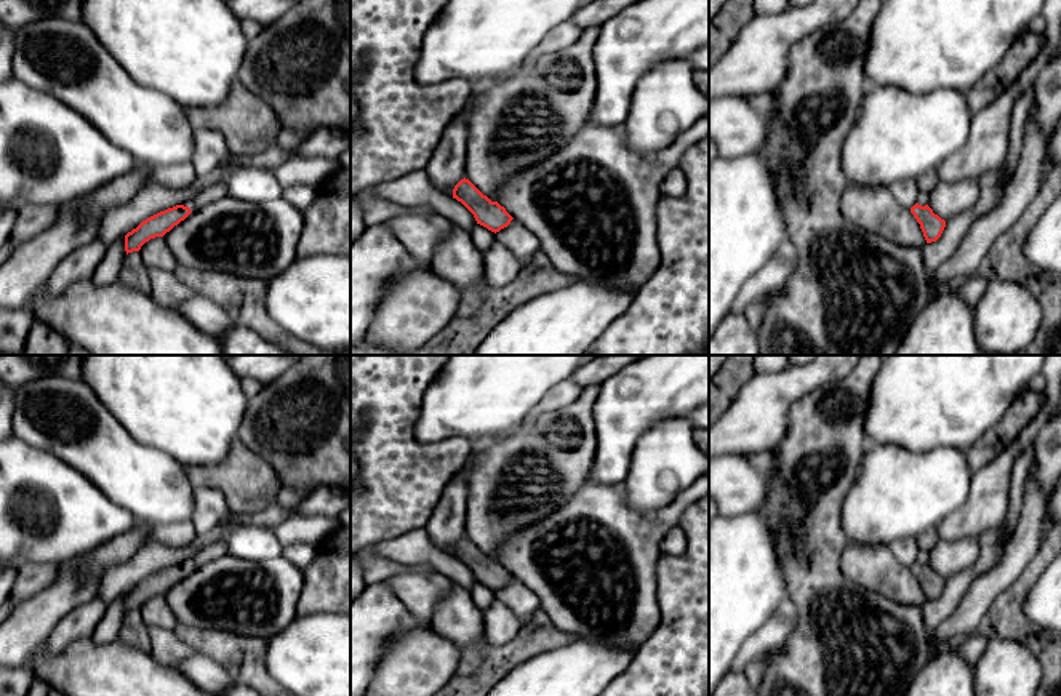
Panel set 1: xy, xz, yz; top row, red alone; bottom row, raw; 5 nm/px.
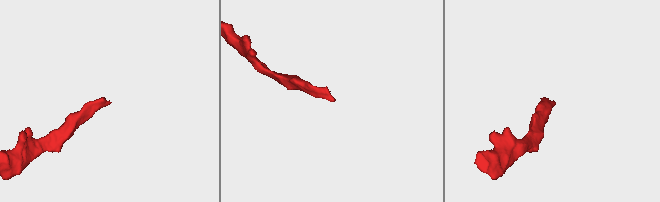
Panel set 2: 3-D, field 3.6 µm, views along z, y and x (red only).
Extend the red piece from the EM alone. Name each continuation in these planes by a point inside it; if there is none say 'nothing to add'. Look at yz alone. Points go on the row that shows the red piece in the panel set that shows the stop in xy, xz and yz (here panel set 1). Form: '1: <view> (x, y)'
nothing to add

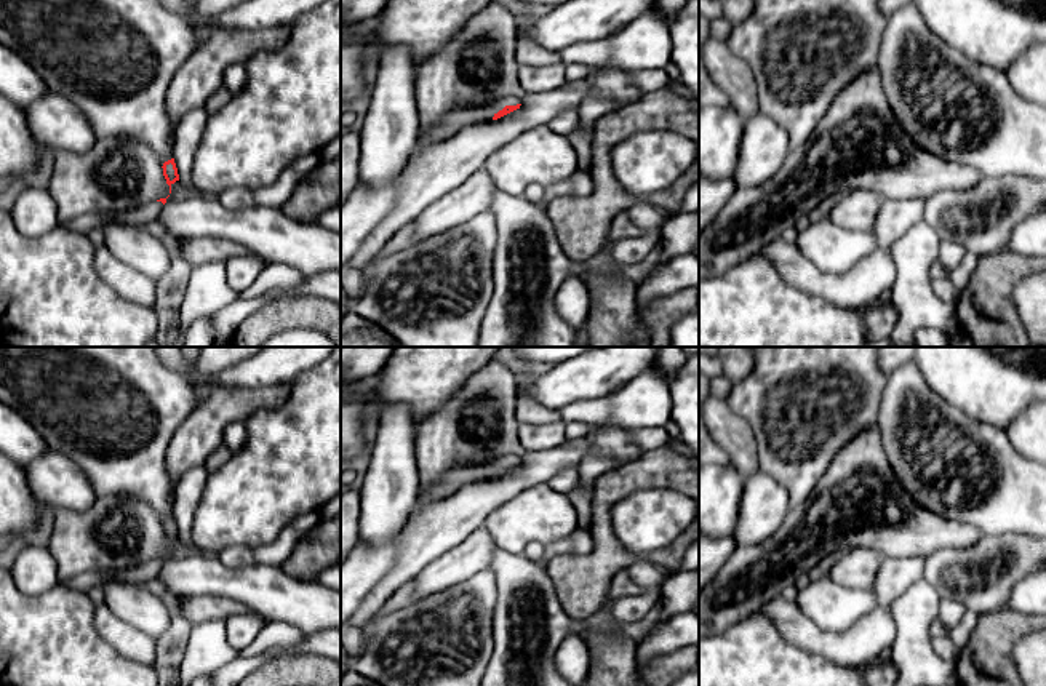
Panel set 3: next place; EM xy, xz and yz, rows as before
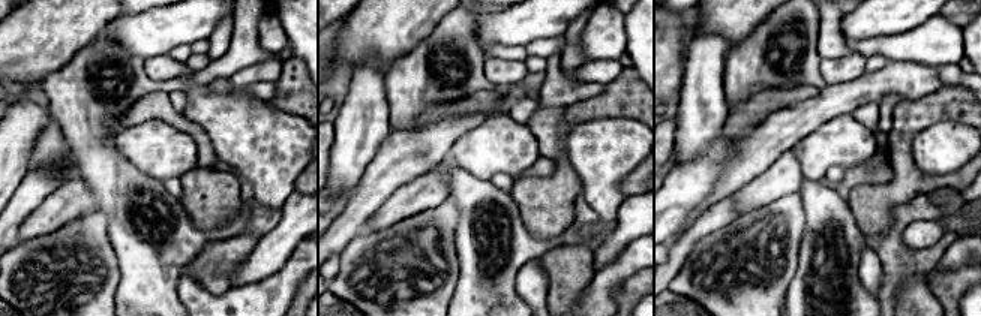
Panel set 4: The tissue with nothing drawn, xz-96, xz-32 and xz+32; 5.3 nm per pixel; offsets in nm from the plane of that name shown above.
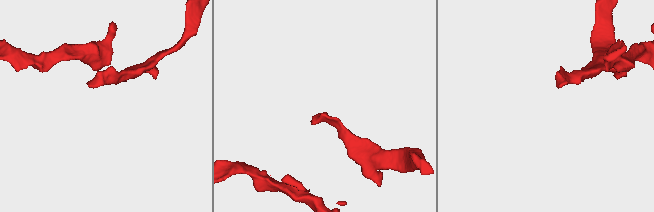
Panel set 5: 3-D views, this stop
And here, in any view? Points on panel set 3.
1: xz (458, 119)

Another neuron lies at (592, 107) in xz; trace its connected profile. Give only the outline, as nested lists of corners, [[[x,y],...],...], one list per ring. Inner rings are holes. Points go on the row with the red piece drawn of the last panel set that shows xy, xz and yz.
[[[589,94],[576,110],[577,122],[581,122],[587,130],[592,130],[600,117],[619,107],[622,106],[616,101],[603,99],[598,94]]]

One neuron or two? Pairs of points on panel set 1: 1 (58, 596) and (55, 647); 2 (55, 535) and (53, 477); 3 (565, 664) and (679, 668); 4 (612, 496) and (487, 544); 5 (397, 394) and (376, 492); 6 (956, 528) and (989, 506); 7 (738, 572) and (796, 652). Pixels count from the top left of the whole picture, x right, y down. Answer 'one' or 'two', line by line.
1: two
2: one
3: two
4: two
5: one
6: one
7: two

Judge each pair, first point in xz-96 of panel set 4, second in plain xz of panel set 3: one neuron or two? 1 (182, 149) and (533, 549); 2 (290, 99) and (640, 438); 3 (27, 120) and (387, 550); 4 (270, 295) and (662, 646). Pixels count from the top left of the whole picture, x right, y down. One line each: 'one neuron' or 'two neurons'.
1: two neurons
2: two neurons
3: two neurons
4: one neuron

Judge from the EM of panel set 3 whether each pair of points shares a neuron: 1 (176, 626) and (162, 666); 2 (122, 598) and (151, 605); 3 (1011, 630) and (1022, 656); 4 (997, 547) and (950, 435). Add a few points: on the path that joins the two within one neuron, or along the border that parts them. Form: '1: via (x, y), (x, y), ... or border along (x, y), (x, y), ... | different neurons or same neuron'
1: via (176, 635), (170, 646), (170, 656) | same neuron
2: via (128, 602), (144, 605) | same neuron
3: border along (1029, 632), (1013, 650), (1014, 669) | different neurons
4: border along (1029, 534), (1000, 533), (984, 536) | different neurons

